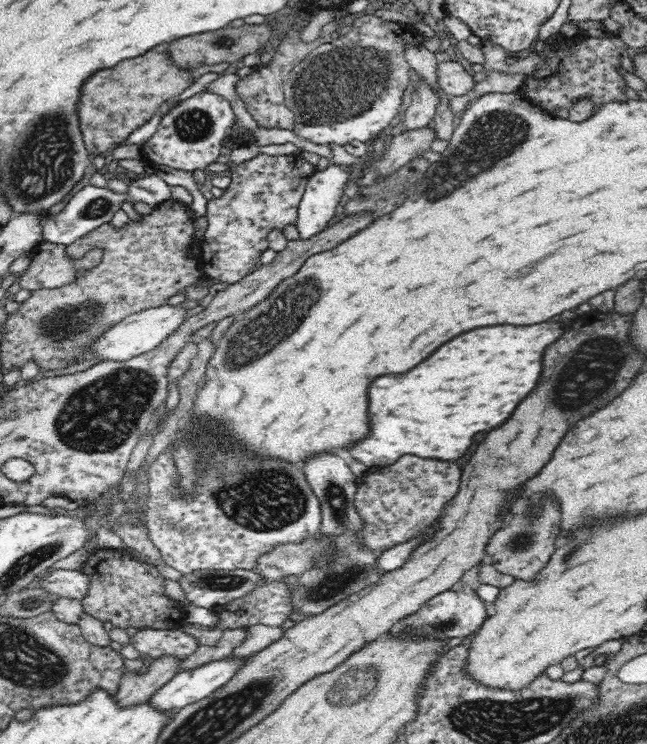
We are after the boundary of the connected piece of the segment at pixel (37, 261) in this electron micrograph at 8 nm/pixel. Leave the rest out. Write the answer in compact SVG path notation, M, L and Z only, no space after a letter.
M48 241L36 245L31 253L31 262L27 271L19 278L20 287L29 291L60 288L60 286L74 282L78 272L90 270L101 263L103 255L101 248L90 247L79 259L72 259L66 255L65 247L63 244L54 244Z

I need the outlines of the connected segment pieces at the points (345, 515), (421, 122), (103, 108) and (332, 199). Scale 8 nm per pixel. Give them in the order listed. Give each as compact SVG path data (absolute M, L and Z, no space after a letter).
M320 452L316 458L308 458L304 462L304 472L306 480L316 492L321 506L321 526L319 528L322 535L330 539L330 558L322 564L312 562L312 568L302 572L300 576L290 574L284 576L285 584L291 590L291 602L295 606L293 613L303 614L306 617L316 616L326 612L342 602L348 600L348 596L362 592L364 588L370 587L370 584L376 584L385 570L377 568L377 558L382 552L368 550L363 546L359 538L359 530L363 527L363 520L357 513L355 507L355 494L357 489L357 477L352 473L350 466L334 454Z
M420 79L412 90L412 104L406 108L406 115L400 129L412 132L412 130L429 126L435 118L435 111L440 102L438 93L424 79Z
M150 50L140 58L122 60L112 70L96 72L84 84L78 116L83 141L91 157L100 155L114 144L122 144L129 135L152 119L160 105L175 100L195 82L192 79L193 70L177 68L170 62L166 54Z
M331 164L308 179L294 224L301 240L309 240L328 227L328 222L336 214L336 206L340 204L352 169L348 165Z

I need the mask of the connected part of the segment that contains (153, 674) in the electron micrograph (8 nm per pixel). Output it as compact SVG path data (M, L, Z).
M162 656L152 658L152 662L146 663L139 671L126 671L115 696L118 705L127 707L148 701L161 686L179 673L182 662L176 656Z

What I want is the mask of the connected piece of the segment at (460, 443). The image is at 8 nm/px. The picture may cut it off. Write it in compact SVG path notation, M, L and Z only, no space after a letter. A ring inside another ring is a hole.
M542 322L534 326L492 326L464 332L442 344L428 360L404 374L378 376L368 388L370 434L348 448L352 458L371 469L391 465L402 454L422 458L456 461L464 456L472 438L478 432L490 432L510 416L522 396L532 392L542 374L542 352L548 344L560 338L564 326L558 322Z

